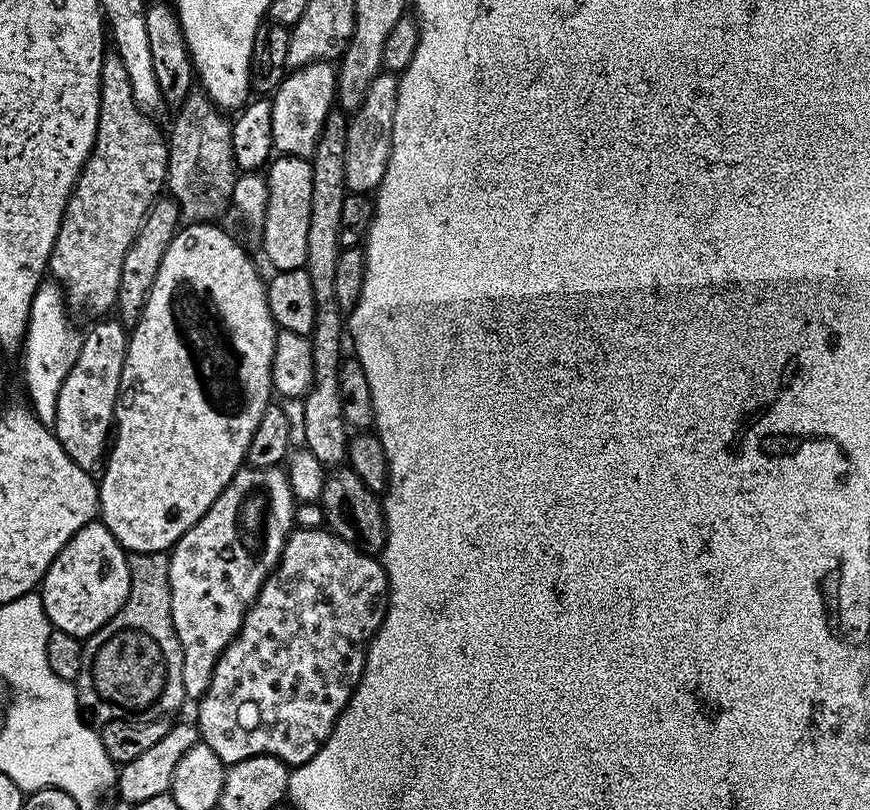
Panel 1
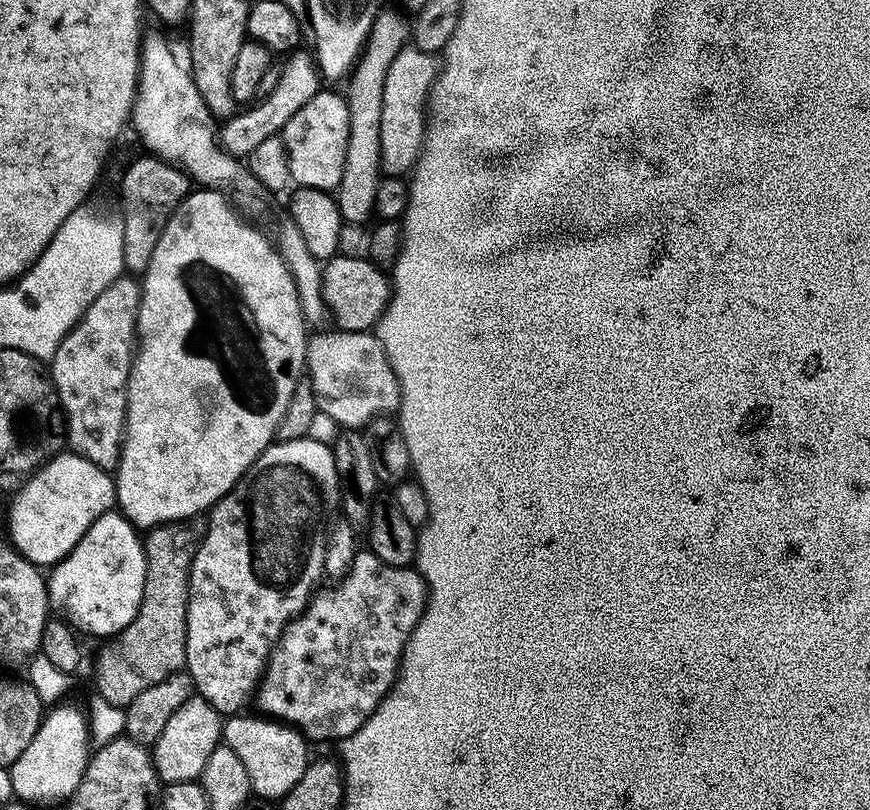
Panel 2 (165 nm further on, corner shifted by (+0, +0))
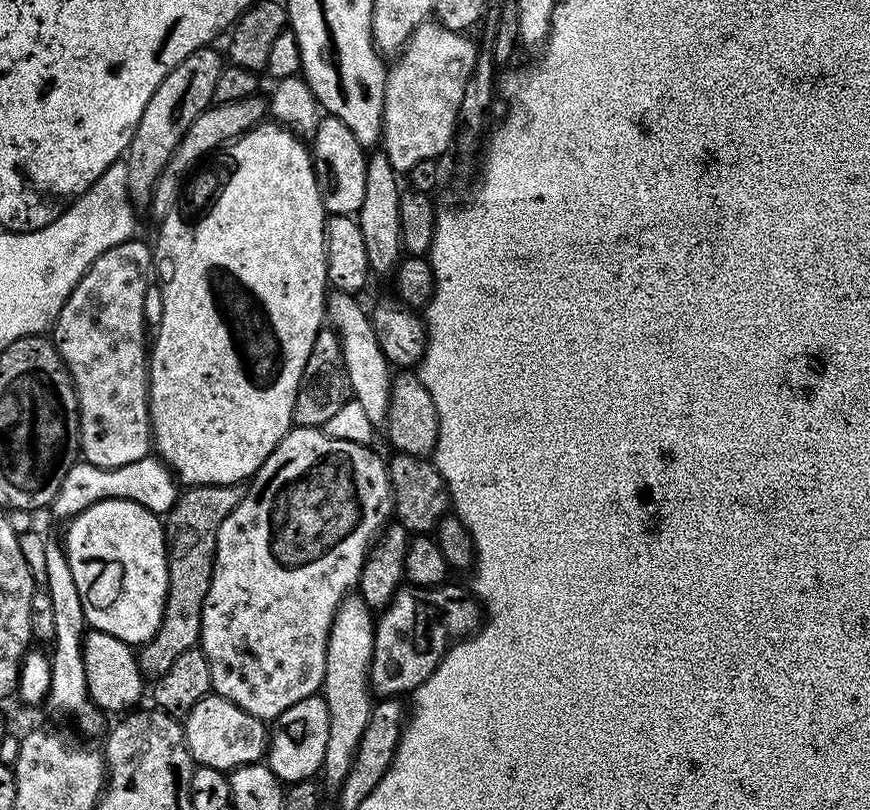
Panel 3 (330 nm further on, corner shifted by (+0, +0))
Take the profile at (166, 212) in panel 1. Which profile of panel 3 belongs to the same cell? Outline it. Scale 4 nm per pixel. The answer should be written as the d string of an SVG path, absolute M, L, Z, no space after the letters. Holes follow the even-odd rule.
M215 47L199 48L190 54L166 78L162 78L162 86L150 94L150 102L146 102L146 110L142 110L142 118L138 118L138 126L134 130L134 138L126 153L128 161L128 197L133 205L151 205L152 191L156 188L162 170L170 162L178 142L190 130L194 118L212 107L215 98L215 86L224 72L226 60L215 52Z

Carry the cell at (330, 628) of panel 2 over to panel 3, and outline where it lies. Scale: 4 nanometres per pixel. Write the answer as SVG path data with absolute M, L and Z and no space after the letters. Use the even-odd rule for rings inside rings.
M444 582L437 587L402 586L392 596L392 601L379 613L376 620L376 637L372 655L370 687L377 697L400 698L415 692L418 686L434 674L440 659L453 644L473 635L482 623L482 605L467 587Z

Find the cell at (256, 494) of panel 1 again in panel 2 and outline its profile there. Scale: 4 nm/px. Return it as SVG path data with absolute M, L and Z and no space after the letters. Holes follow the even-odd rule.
M309 438L302 440L276 440L269 444L256 461L246 470L237 484L214 505L206 516L204 536L200 539L198 550L192 559L190 566L190 578L188 579L188 605L186 606L186 658L184 668L188 677L192 679L195 695L201 696L221 717L227 718L245 711L247 704L253 703L256 690L260 687L260 678L264 674L264 667L268 664L268 656L272 653L272 647L278 642L278 638L284 632L284 627L304 611L318 585L325 579L324 555L328 549L326 543L326 524L320 521L320 512L328 516L332 511L337 511L342 500L340 487L340 475L334 466L334 454L329 445L316 442Z

